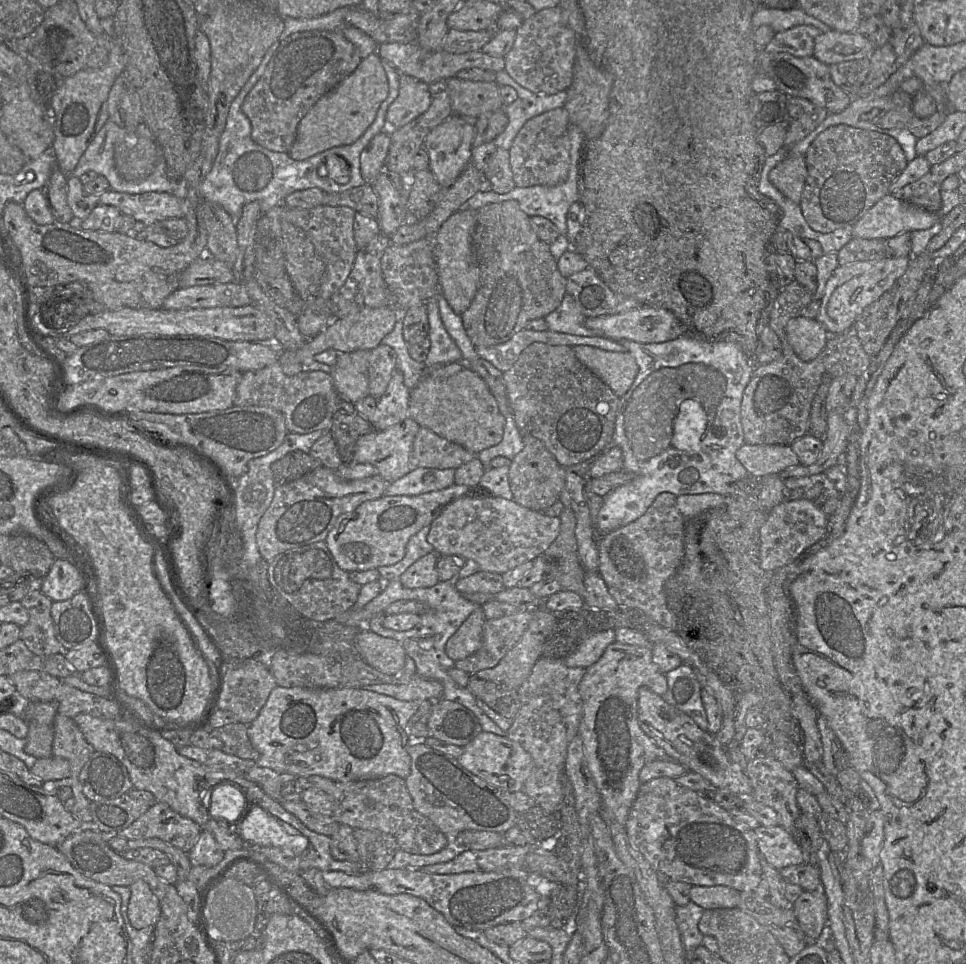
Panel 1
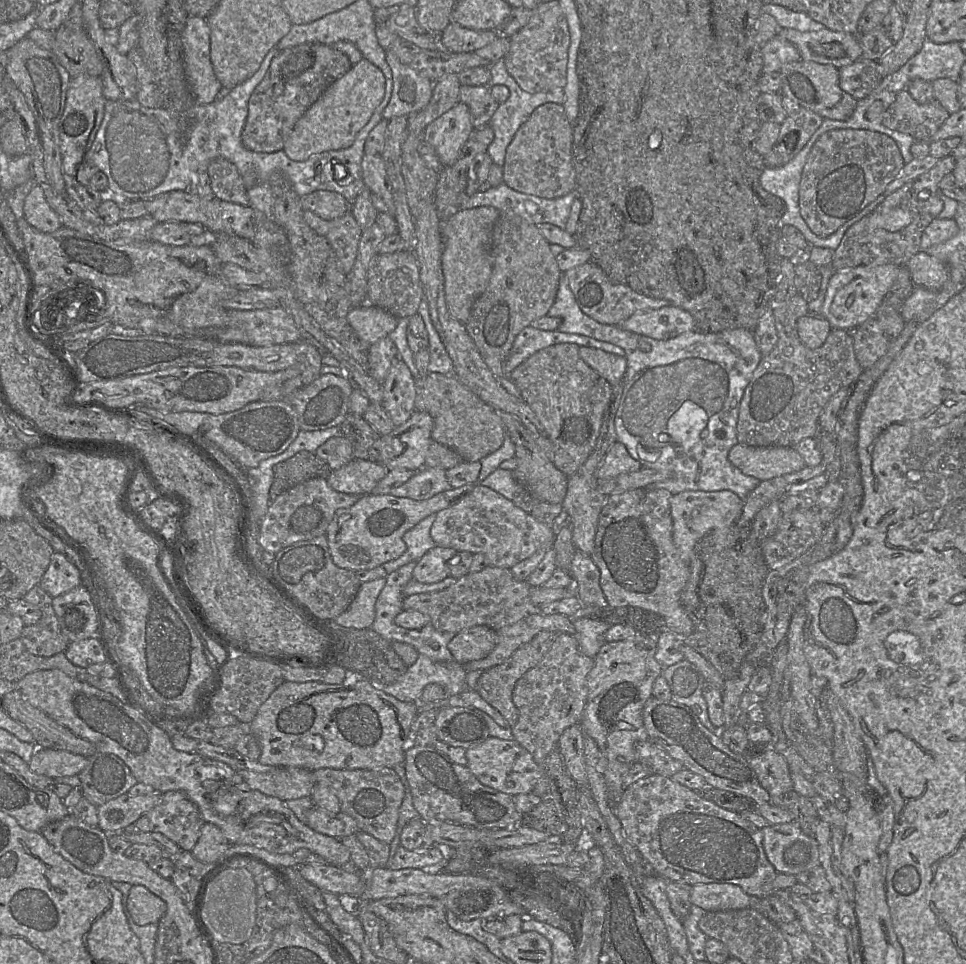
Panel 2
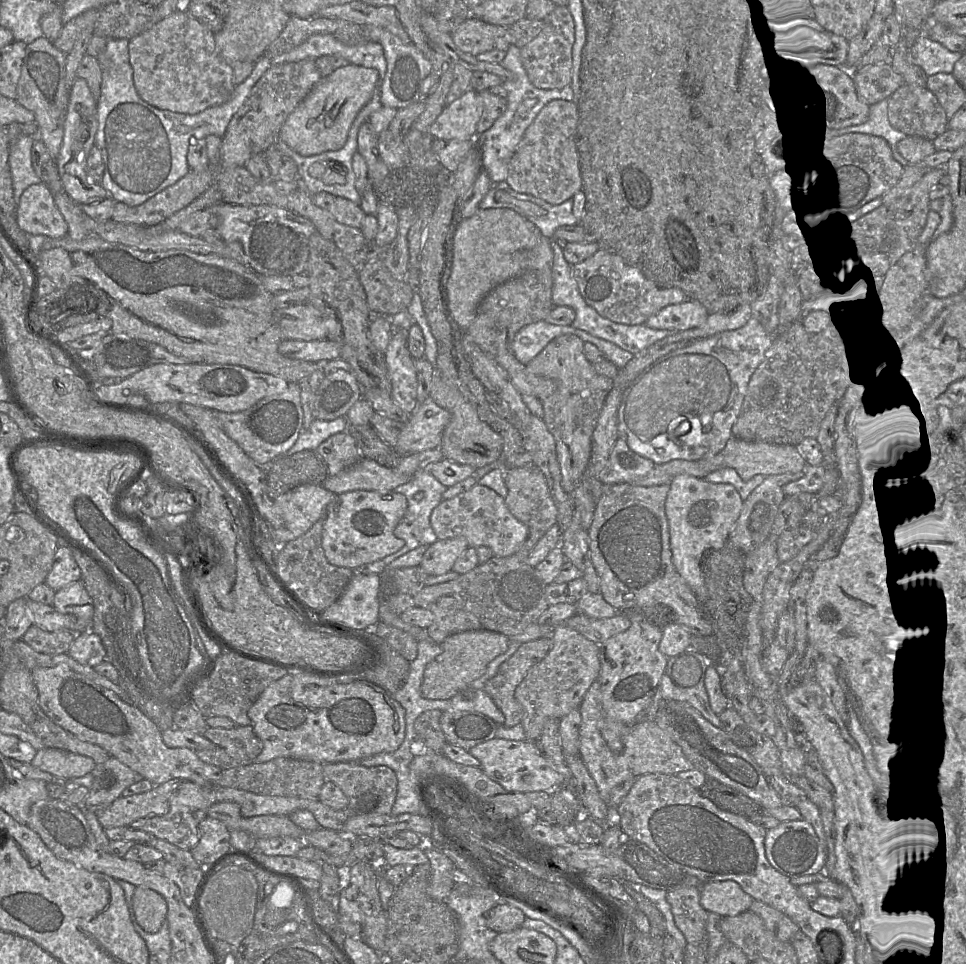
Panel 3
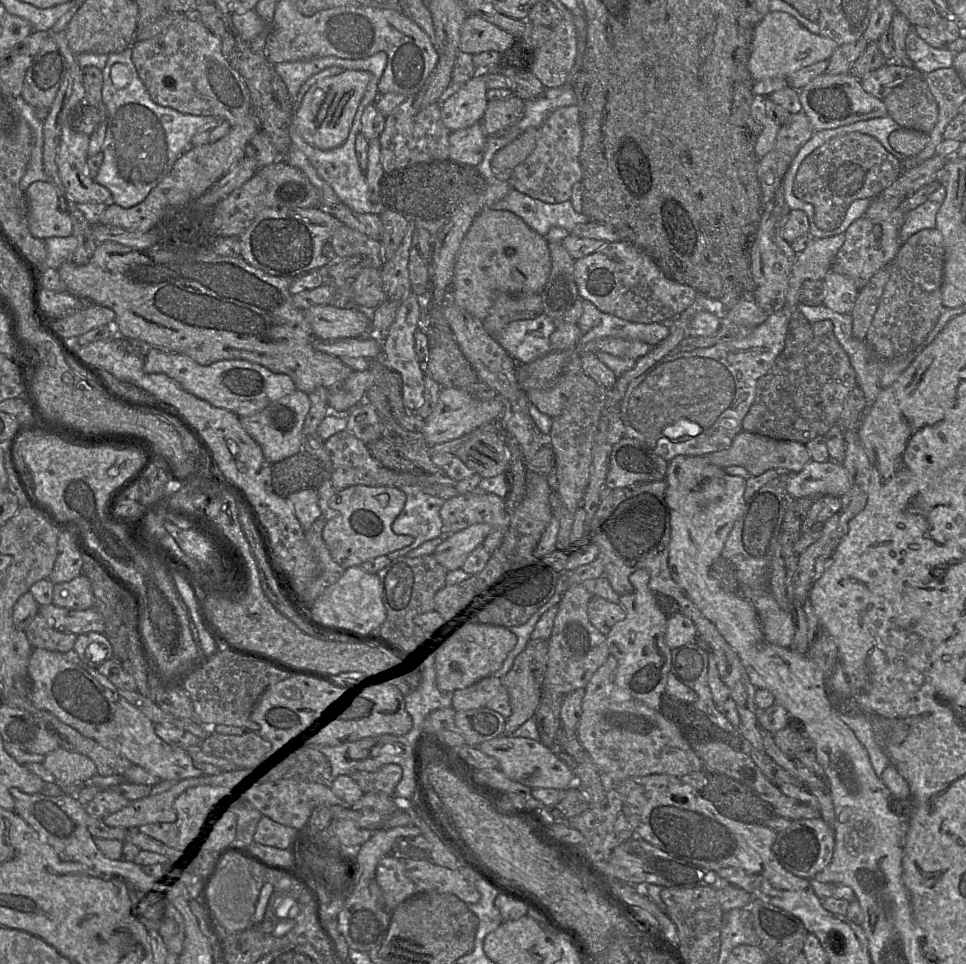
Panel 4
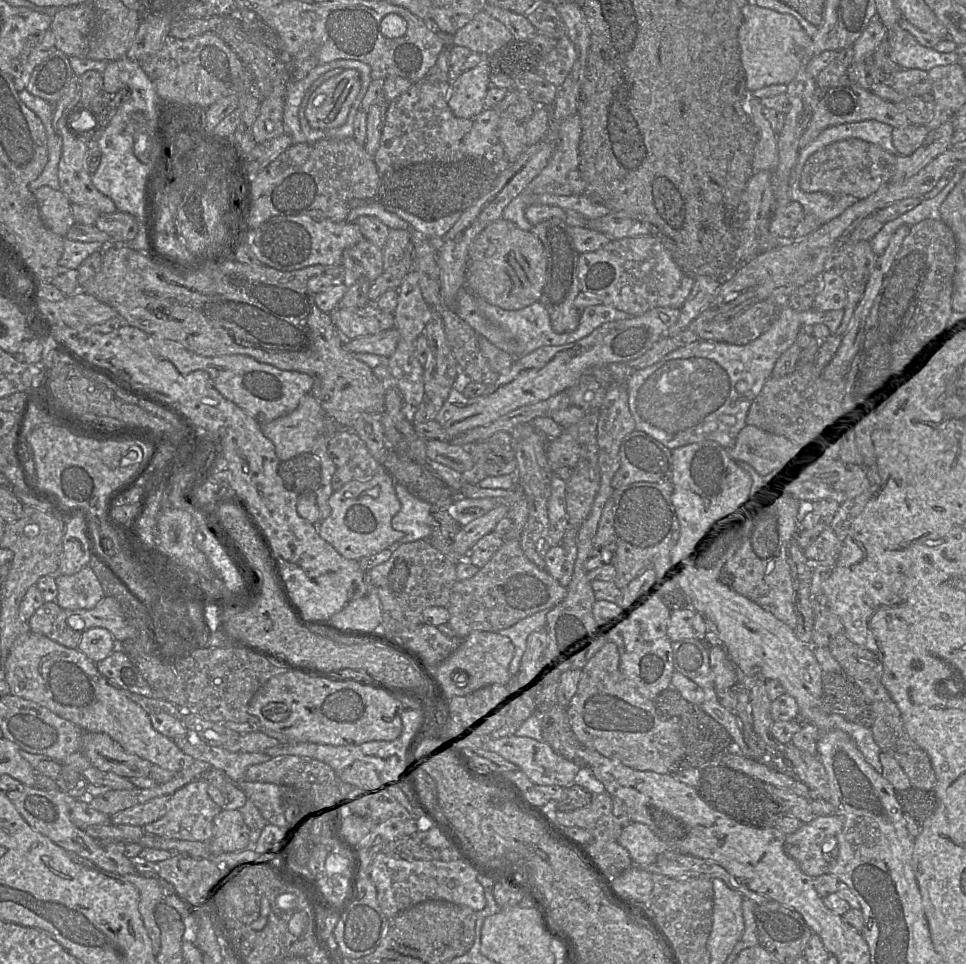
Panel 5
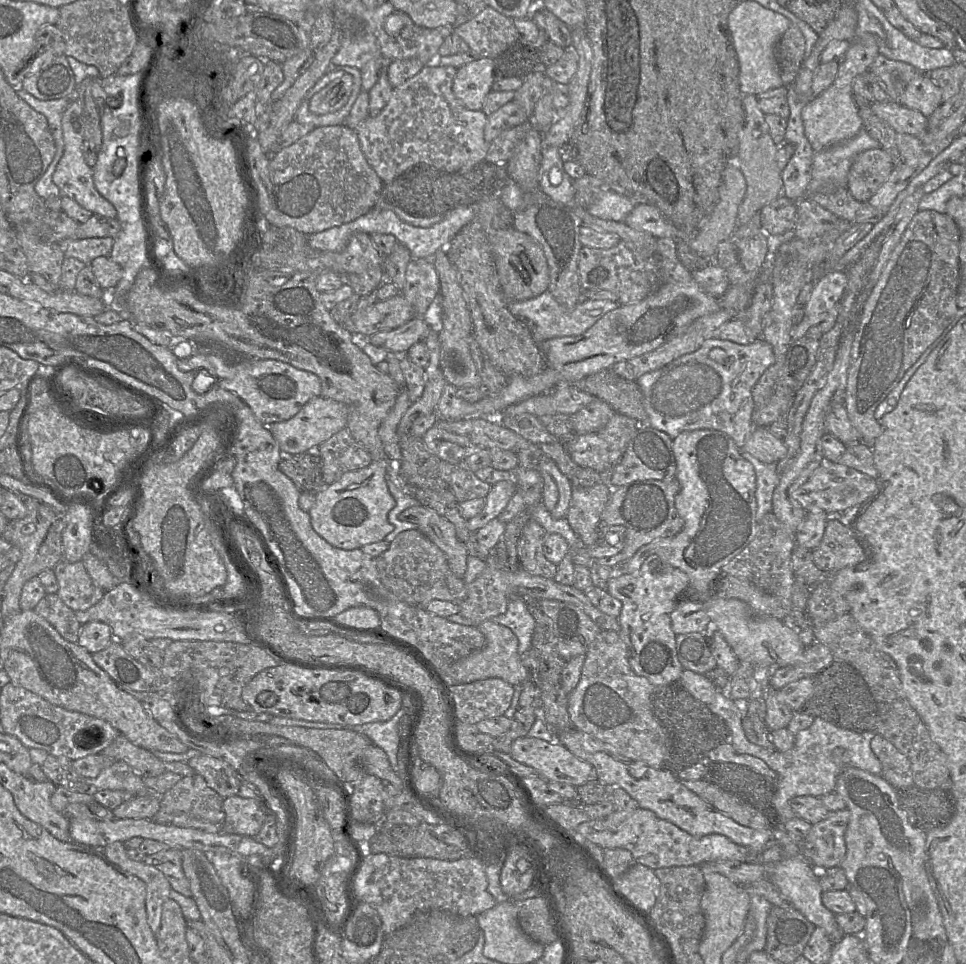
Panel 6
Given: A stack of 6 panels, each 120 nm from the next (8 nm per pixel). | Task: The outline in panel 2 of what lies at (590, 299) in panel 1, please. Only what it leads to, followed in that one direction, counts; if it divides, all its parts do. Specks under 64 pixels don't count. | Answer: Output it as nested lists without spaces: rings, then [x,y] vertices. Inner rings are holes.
[[[593,261],[571,268],[565,274],[569,287],[582,312],[602,324],[619,326],[638,311],[651,311],[671,305],[667,300],[638,294],[627,285],[613,284]]]

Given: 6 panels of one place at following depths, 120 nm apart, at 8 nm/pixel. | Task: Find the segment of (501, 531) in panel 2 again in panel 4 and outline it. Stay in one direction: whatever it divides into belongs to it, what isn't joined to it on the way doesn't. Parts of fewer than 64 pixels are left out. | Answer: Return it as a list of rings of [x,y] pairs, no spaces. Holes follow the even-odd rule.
[[[490,492],[458,494],[444,501],[439,514],[444,535],[452,535],[477,523],[486,523],[492,530],[505,533],[511,522],[504,499]]]

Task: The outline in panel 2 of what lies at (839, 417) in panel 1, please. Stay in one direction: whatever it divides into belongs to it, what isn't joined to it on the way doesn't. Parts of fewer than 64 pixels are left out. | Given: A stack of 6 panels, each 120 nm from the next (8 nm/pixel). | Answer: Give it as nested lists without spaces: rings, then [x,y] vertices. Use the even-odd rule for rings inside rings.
[[[821,463],[813,467],[805,466],[797,472],[760,481],[760,483],[743,500],[744,505],[742,513],[736,524],[738,526],[751,526],[751,522],[758,511],[774,500],[781,500],[788,494],[788,488],[792,484],[806,482],[809,479],[825,473],[825,470],[824,464]]]

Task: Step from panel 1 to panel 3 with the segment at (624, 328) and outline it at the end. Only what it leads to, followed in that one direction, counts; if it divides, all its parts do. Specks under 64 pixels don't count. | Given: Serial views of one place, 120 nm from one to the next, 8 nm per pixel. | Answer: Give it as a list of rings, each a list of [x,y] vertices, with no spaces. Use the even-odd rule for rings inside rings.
[[[687,300],[661,309],[644,324],[653,329],[678,332],[702,326],[708,316],[708,311],[699,302]]]

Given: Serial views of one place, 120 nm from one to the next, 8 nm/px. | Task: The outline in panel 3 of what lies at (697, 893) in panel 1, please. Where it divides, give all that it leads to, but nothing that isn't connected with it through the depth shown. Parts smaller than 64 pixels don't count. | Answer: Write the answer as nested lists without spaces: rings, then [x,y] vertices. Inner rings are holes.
[[[733,880],[709,881],[700,886],[700,904],[721,917],[735,916],[750,909],[754,898]]]

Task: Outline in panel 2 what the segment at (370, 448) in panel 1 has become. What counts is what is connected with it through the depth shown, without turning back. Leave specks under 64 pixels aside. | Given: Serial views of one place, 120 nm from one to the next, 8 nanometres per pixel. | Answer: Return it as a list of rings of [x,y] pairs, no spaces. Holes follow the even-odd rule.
[[[415,411],[403,424],[387,435],[380,435],[375,444],[378,462],[387,470],[403,468],[420,471],[425,465],[434,420],[430,414]]]

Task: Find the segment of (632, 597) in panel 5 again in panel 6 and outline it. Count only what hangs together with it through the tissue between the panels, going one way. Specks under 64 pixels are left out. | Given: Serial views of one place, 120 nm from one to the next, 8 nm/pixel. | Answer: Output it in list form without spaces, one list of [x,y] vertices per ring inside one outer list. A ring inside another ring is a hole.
[[[656,554],[650,555],[639,571],[617,574],[607,584],[607,591],[623,603],[619,615],[621,639],[628,648],[632,670],[647,678],[655,686],[664,686],[679,680],[684,671],[677,654],[676,634],[672,629],[671,614],[677,599],[690,585],[688,575],[673,567]]]

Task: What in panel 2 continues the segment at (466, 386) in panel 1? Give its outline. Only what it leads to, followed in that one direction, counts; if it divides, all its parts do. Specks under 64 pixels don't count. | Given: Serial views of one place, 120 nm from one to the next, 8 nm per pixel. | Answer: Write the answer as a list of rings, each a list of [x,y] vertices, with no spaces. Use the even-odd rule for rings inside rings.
[[[429,373],[419,379],[415,410],[431,415],[434,420],[432,440],[454,450],[463,461],[480,461],[504,442],[506,429],[500,413],[464,386],[454,374]]]

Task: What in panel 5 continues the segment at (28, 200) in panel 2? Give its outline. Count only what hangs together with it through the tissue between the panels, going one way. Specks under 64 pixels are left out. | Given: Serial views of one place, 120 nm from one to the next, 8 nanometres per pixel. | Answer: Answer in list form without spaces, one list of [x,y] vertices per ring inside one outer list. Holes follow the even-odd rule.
[[[49,186],[38,188],[33,194],[39,204],[40,216],[45,226],[52,232],[65,237],[76,222],[67,196],[62,190],[54,190]]]

